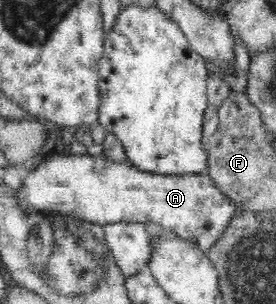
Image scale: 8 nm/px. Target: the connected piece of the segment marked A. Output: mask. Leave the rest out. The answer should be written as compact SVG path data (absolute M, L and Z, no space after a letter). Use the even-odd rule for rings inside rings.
M55 155L35 169L25 171L23 185L17 190L18 202L26 212L67 215L91 224L151 224L165 232L192 241L208 252L230 221L240 212L237 204L224 194L210 175L202 172L160 174L146 172L130 163L118 163L100 156Z

